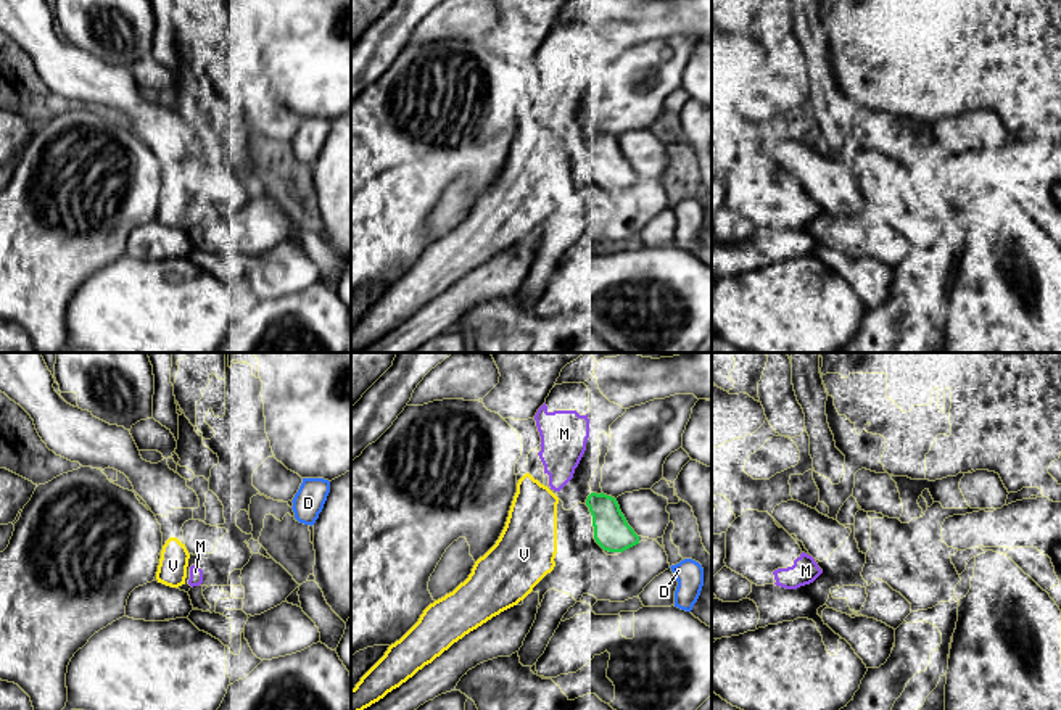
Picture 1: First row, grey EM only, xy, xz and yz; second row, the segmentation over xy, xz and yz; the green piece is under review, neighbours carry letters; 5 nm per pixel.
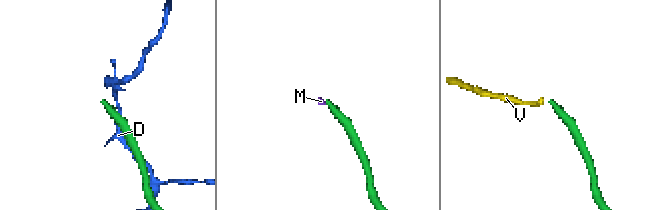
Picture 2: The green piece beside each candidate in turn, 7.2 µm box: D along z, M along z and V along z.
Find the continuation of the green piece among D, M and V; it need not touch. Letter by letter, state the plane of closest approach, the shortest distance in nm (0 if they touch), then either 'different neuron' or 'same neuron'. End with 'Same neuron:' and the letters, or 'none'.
D: view xz; gap 200 nm; different neuron
M: view xz; gap 120 nm; different neuron
V: view xz; gap 140 nm; different neuron
Same neuron: none

